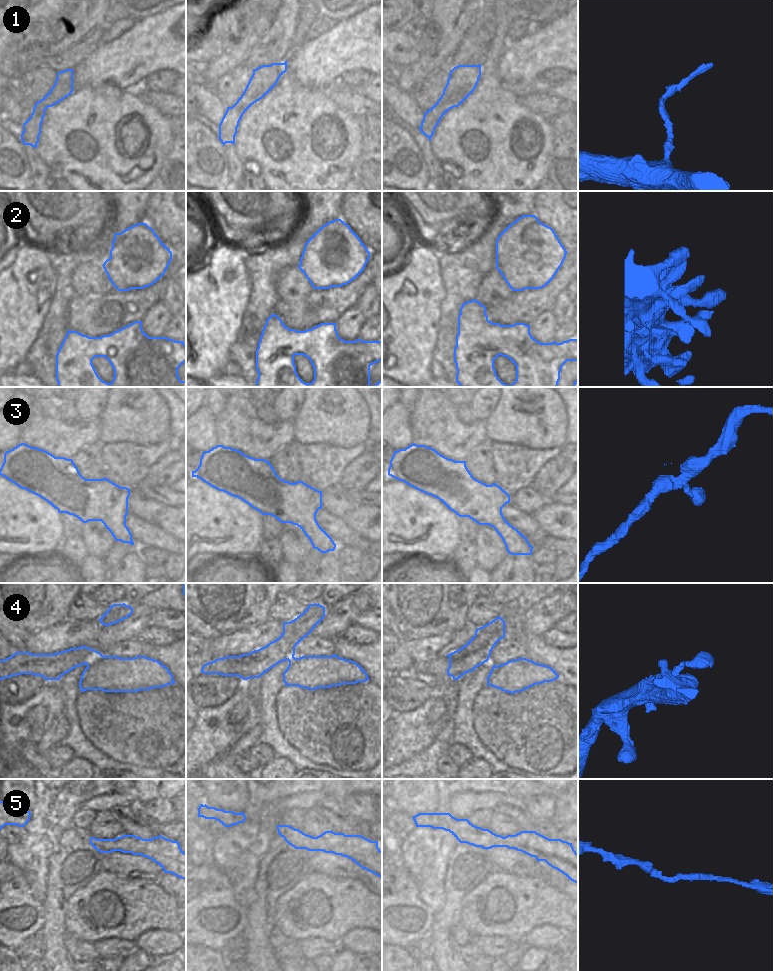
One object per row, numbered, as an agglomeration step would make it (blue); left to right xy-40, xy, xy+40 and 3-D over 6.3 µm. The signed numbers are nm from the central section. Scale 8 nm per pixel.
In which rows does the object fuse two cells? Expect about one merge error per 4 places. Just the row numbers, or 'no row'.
no row.

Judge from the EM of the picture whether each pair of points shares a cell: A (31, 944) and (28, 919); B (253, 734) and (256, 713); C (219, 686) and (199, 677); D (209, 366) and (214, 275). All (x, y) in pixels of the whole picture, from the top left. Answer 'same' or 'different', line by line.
A: different
B: different
C: same
D: same

